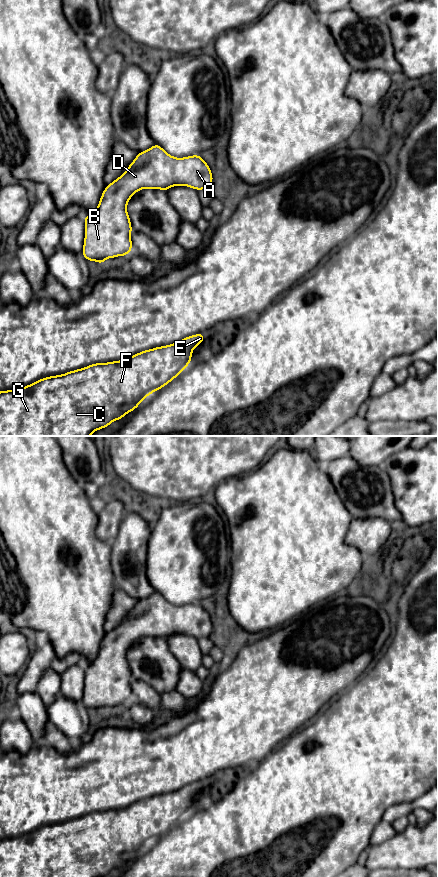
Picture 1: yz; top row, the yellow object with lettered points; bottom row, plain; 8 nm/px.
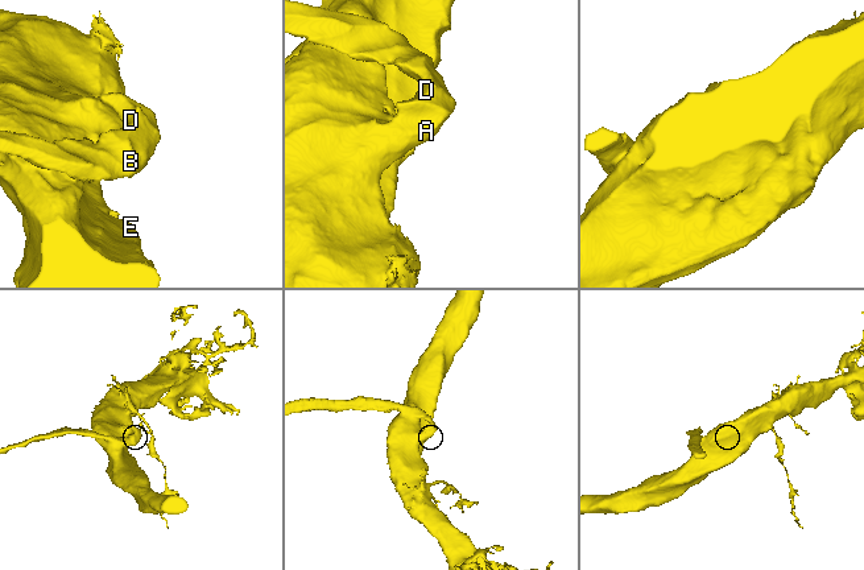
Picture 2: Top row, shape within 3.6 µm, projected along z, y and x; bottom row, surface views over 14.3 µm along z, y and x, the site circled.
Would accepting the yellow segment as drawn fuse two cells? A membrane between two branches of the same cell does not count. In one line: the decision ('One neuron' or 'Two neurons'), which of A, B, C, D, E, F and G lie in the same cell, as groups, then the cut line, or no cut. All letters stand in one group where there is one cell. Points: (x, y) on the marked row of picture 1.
One neuron. Groups: A B C D E F G. No split

